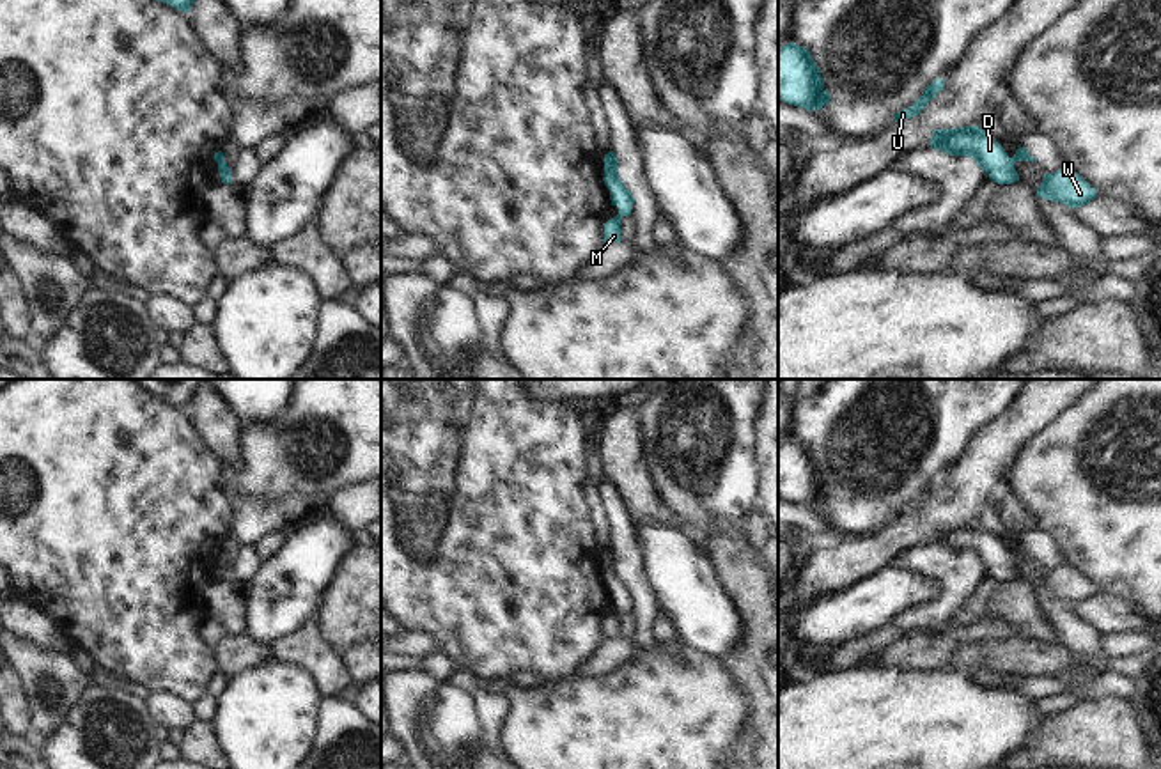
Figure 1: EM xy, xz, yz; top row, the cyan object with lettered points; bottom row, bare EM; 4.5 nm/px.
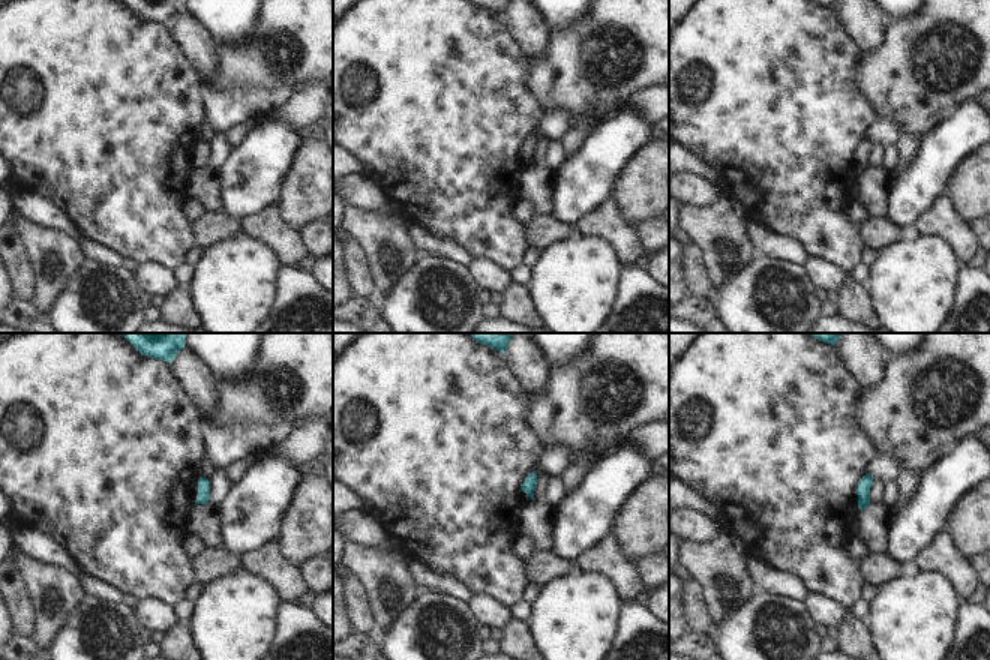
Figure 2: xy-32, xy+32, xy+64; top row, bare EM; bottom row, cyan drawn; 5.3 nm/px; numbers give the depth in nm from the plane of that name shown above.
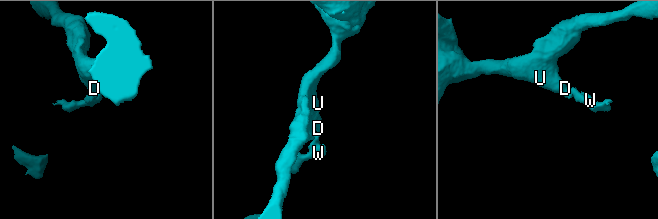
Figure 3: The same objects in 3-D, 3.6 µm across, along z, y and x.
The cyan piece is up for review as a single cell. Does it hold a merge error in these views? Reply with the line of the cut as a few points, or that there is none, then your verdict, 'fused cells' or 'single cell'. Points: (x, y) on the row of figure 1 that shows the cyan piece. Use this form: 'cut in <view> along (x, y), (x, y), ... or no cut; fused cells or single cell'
cut in xz along (617, 215), (621, 218); fused cells

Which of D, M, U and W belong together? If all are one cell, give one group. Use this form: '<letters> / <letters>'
D U / M W

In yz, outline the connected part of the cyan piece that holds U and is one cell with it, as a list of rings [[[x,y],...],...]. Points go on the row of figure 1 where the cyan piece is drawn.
[[[945,78],[932,80],[932,83],[925,87],[922,96],[911,106],[908,106],[908,108],[904,108],[904,110],[895,113],[895,120],[893,122],[904,120],[904,119],[911,119],[911,117],[918,115],[925,108],[925,105],[932,97],[936,97],[936,94],[939,90],[943,90],[943,87],[945,87]]]

